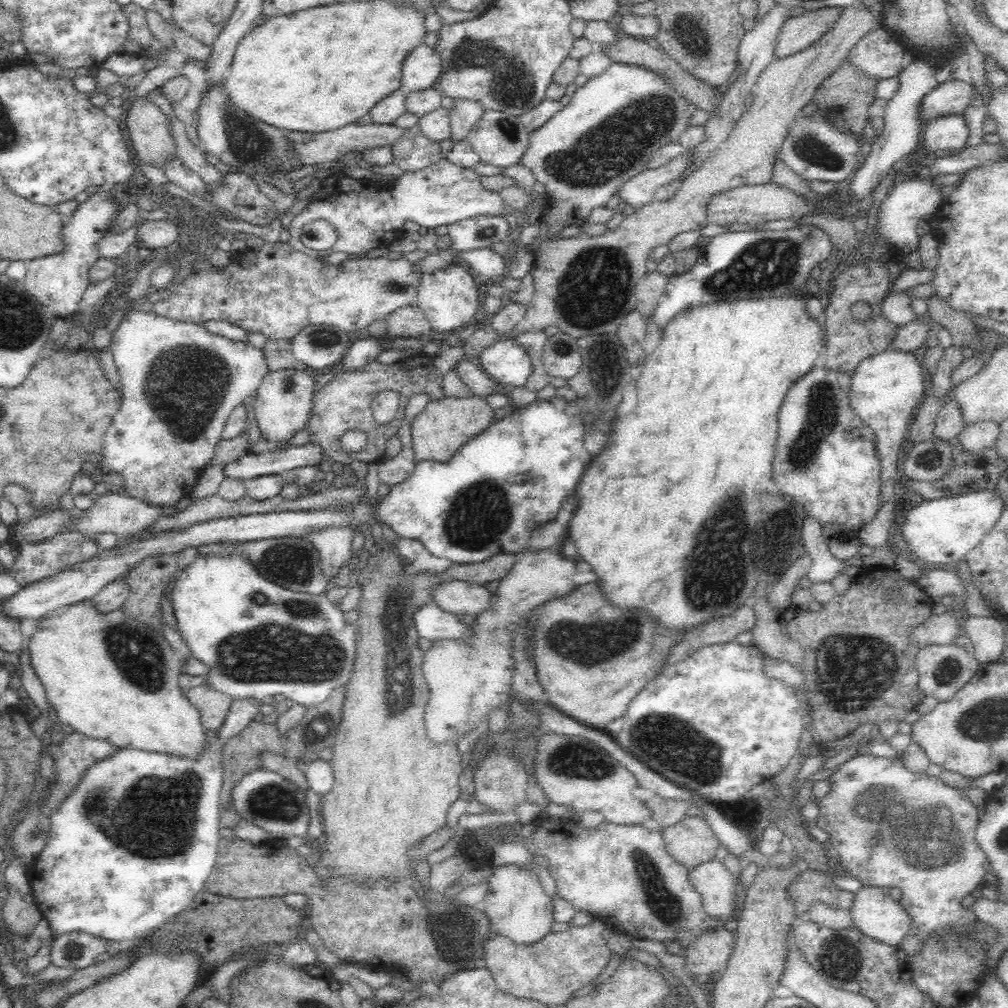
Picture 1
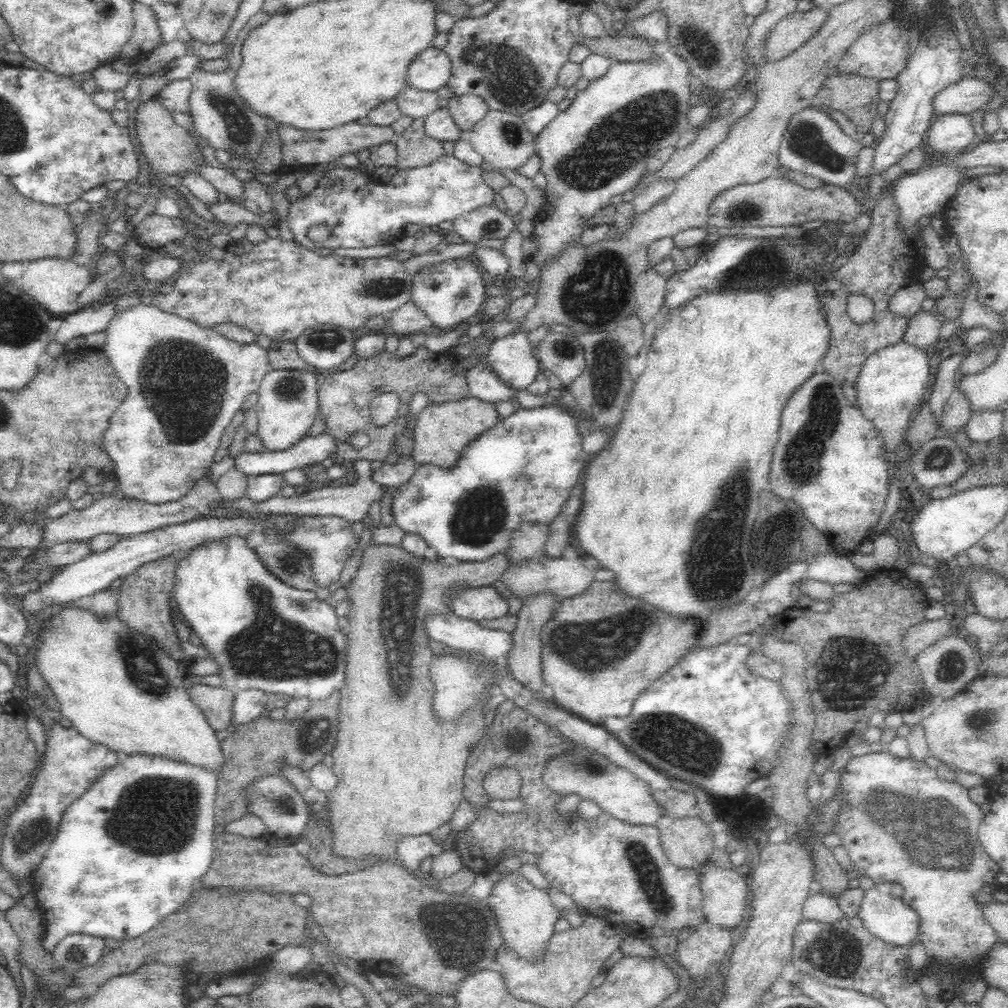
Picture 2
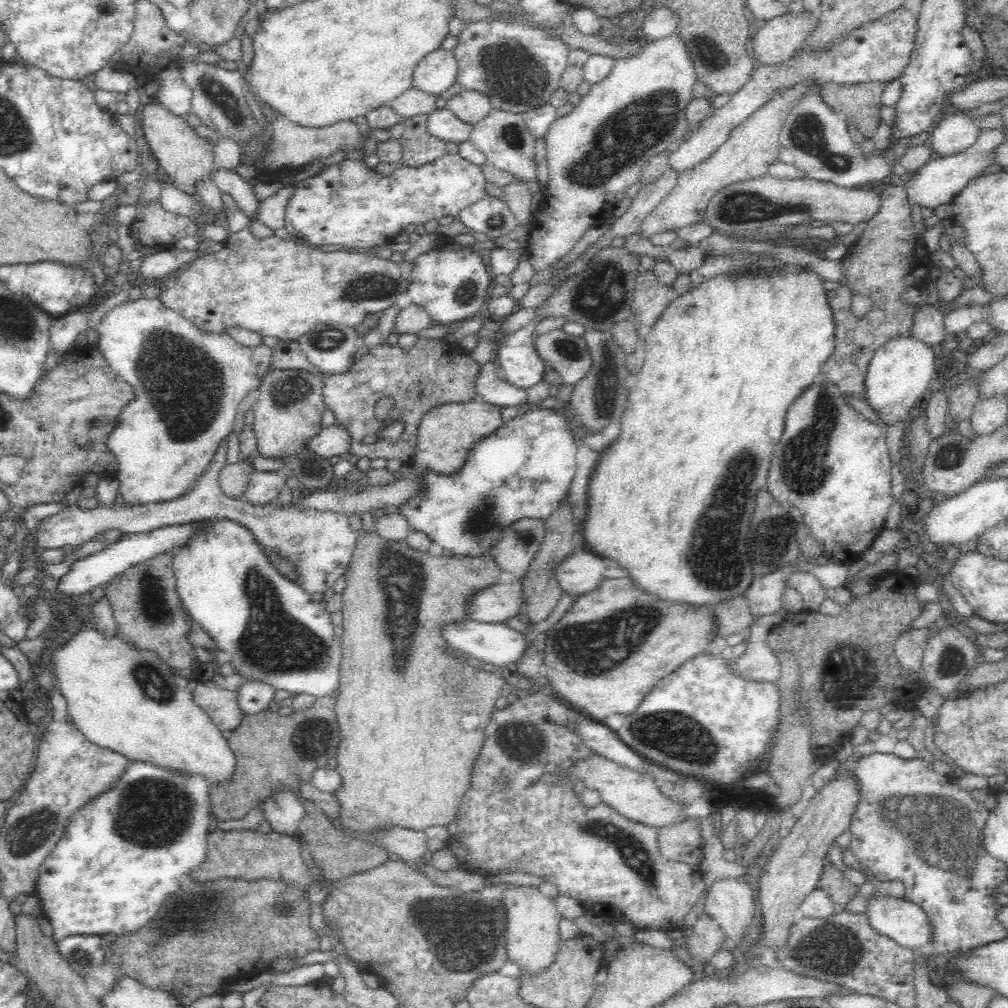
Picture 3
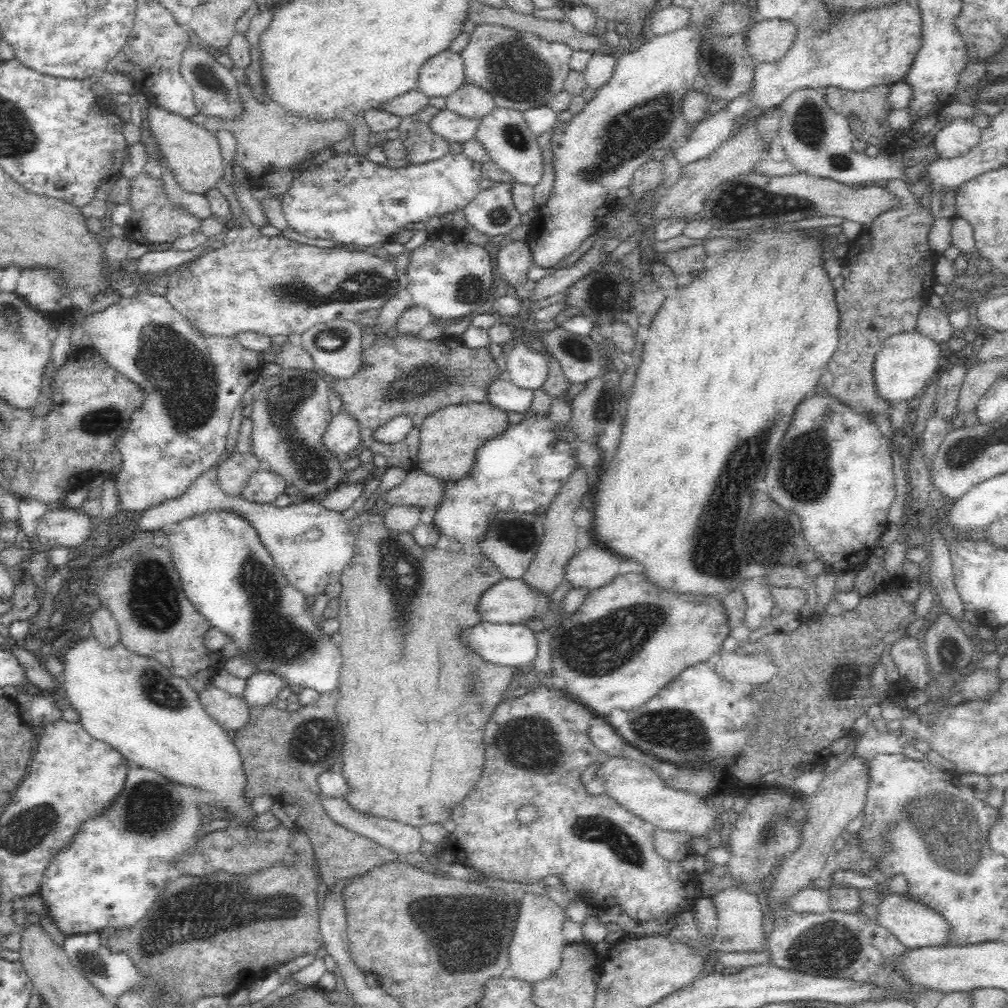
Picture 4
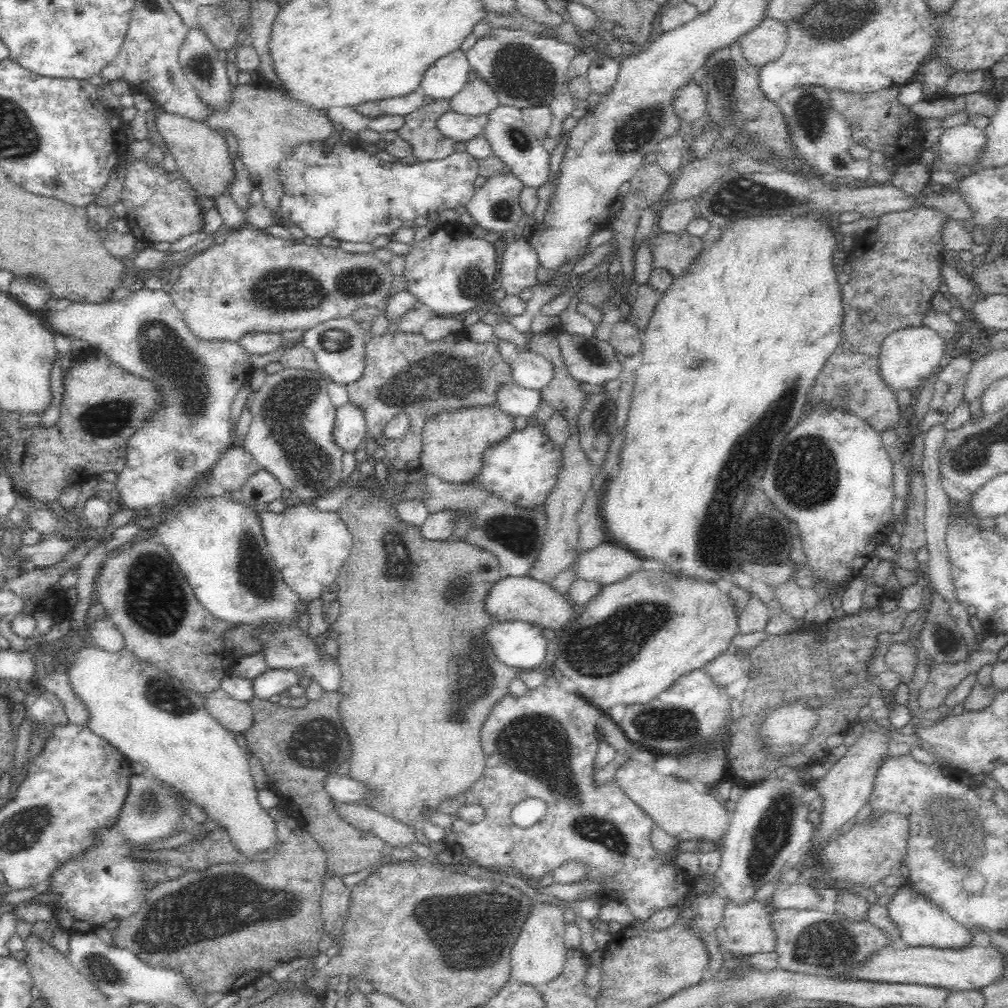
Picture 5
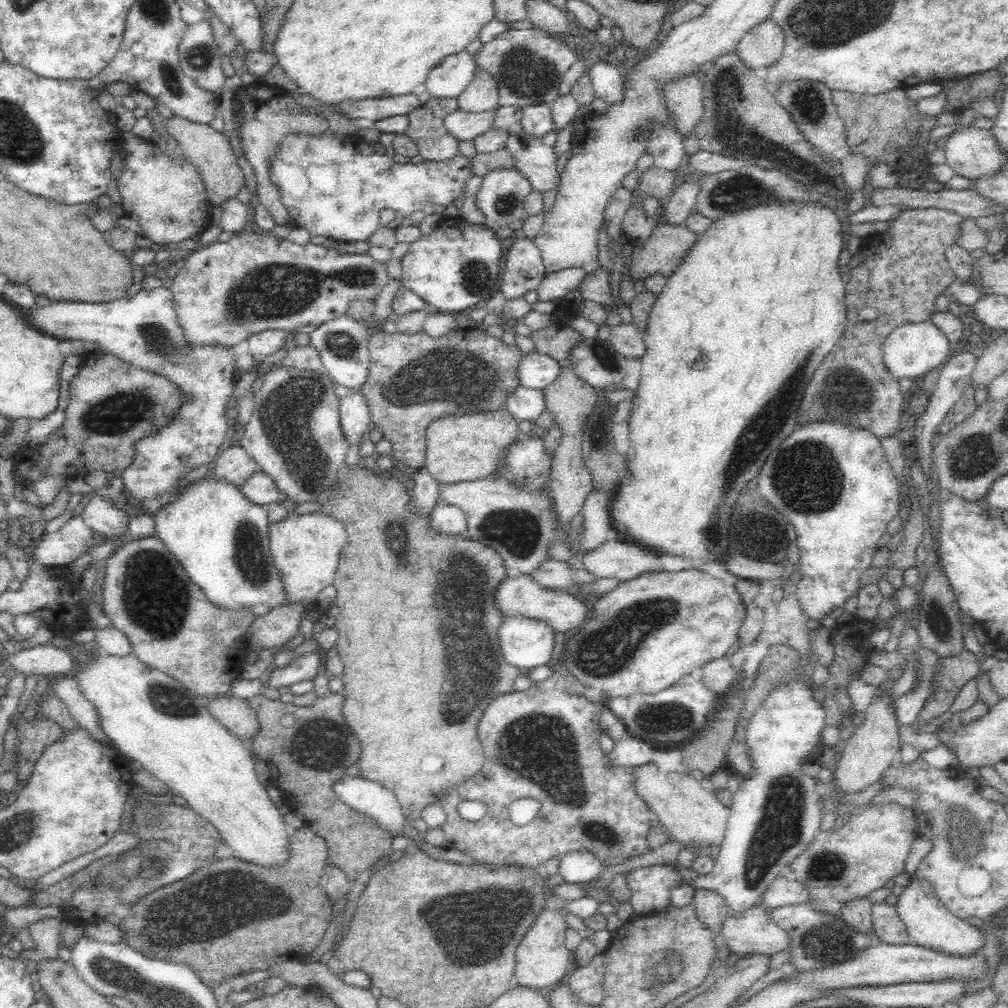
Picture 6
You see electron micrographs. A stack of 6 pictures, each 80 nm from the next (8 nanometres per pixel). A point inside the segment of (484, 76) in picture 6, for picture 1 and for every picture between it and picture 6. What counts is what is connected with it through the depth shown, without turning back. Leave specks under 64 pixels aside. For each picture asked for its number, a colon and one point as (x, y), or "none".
1: (463, 115)
2: (466, 110)
3: (469, 106)
4: (470, 101)
5: (477, 97)

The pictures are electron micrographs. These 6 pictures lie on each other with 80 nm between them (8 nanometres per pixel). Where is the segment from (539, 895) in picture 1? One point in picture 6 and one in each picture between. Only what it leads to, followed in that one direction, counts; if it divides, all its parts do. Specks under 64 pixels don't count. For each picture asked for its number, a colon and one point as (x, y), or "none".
2: (526, 916)
3: (532, 920)
4: (535, 954)
5: (538, 956)
6: (542, 960)

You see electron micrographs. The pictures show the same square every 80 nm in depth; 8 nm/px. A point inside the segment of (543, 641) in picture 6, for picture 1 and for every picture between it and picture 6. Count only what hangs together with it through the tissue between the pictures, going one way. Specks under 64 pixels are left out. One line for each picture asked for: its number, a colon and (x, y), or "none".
1: (431, 622)
2: (459, 633)
3: (497, 643)
4: (511, 645)
5: (518, 644)

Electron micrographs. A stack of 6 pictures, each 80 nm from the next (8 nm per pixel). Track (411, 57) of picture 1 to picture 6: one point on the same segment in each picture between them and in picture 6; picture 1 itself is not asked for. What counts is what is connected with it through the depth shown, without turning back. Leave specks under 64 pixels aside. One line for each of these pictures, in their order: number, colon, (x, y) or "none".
2: (430, 70)
3: (438, 71)
4: (441, 76)
5: (443, 80)
6: (449, 79)

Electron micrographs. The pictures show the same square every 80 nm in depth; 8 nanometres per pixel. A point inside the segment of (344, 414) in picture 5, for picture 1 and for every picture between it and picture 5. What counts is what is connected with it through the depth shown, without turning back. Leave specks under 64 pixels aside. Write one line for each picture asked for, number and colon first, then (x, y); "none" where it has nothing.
1: (250, 465)
2: (310, 451)
3: (333, 440)
4: (342, 436)

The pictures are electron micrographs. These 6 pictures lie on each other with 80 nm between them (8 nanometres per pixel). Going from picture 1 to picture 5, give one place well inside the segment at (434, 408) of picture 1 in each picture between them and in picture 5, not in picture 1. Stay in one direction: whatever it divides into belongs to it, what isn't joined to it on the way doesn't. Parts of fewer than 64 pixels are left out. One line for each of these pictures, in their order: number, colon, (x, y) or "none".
2: (441, 431)
3: (446, 433)
4: (450, 437)
5: (454, 443)

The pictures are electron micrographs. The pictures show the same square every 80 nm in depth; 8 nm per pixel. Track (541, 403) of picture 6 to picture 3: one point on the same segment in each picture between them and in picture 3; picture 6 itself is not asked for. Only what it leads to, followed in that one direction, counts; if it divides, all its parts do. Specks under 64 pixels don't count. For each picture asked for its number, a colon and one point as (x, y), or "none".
3: (489, 387)
4: (503, 393)
5: (514, 400)

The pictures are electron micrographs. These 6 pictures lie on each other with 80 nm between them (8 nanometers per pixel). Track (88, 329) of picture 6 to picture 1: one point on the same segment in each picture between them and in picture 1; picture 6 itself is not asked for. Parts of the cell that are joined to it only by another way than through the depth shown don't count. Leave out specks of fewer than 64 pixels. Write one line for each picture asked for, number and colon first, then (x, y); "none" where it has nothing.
1: (180, 382)
2: (184, 382)
3: (187, 383)
4: (193, 382)
5: (145, 333)

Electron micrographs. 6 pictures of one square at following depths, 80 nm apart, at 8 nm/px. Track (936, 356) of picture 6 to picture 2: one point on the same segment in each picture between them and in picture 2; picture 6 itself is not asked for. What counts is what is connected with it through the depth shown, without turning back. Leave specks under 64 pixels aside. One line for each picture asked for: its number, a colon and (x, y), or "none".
2: (893, 382)
3: (897, 377)
4: (907, 362)
5: (907, 355)

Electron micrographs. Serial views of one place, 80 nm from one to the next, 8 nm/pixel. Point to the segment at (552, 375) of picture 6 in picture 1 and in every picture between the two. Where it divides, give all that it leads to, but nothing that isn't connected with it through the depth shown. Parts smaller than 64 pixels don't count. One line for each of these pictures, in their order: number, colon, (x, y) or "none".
1: (506, 362)
2: (511, 358)
3: (517, 355)
4: (526, 368)
5: (531, 371)

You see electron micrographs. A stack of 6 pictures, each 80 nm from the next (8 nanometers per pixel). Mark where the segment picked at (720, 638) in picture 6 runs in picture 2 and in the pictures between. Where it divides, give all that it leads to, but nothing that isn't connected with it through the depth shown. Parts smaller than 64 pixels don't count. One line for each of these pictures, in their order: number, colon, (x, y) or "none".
2: (601, 649)
3: (614, 645)
4: (654, 634)
5: (636, 637)

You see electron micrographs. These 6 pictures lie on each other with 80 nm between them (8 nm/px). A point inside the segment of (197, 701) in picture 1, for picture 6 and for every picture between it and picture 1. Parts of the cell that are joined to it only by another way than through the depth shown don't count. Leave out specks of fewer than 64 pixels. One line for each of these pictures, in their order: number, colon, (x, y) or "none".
2: (216, 703)
3: (221, 705)
4: (231, 712)
5: (237, 716)
6: (235, 714)

